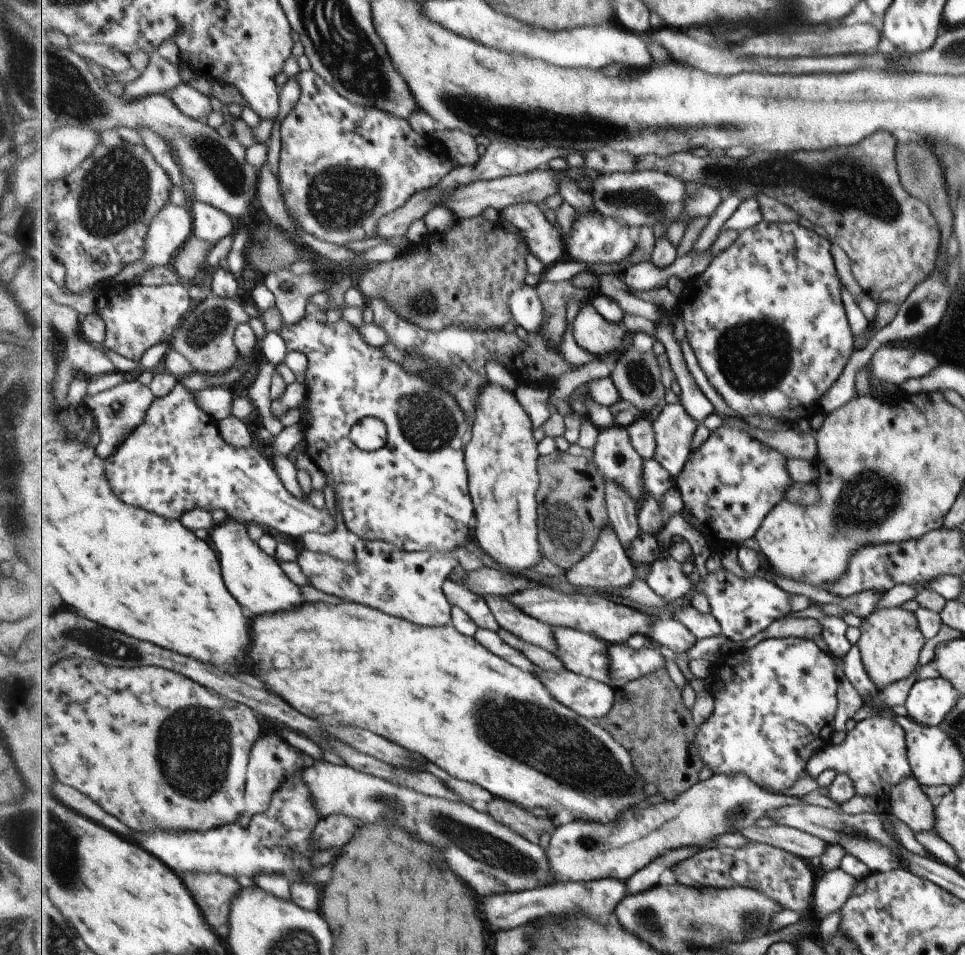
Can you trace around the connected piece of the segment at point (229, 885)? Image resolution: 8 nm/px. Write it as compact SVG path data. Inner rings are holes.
M185 872L183 876L187 880L187 888L195 892L195 900L203 904L203 912L209 914L208 922L211 922L215 932L228 938L231 906L241 894L241 884L234 876L223 872Z

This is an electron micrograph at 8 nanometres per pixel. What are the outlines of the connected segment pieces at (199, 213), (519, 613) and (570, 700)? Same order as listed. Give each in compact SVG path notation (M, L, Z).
M197 200L190 207L194 220L193 230L199 238L217 244L219 240L236 234L234 218L223 210Z
M487 594L484 600L500 627L513 632L525 642L531 642L535 646L557 654L557 640L550 624L545 624L523 612L521 608L511 604L506 597Z
M539 668L535 676L555 695L555 700L560 700L587 720L598 722L615 706L615 689L603 681L593 680L569 670L549 672L543 668Z

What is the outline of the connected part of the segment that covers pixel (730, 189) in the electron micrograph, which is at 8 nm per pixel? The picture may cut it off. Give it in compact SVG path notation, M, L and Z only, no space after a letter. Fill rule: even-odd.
M873 132L859 144L847 148L829 150L808 150L795 152L760 152L743 159L733 159L726 155L706 157L694 153L681 153L660 157L645 155L637 160L635 172L660 170L680 177L688 183L707 184L721 190L723 198L737 194L741 200L749 200L766 194L772 199L792 207L799 216L811 224L825 230L827 240L845 252L849 258L851 274L859 288L877 303L892 302L899 304L909 292L923 282L923 278L933 270L937 258L939 230L929 210L910 194L905 192L899 180L896 164L893 162L895 140L887 132Z

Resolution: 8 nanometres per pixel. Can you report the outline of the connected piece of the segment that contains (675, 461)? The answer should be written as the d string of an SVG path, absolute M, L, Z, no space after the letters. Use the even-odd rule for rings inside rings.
M680 402L667 403L653 422L657 436L655 459L671 474L671 483L681 474L693 452L691 442L700 423Z

